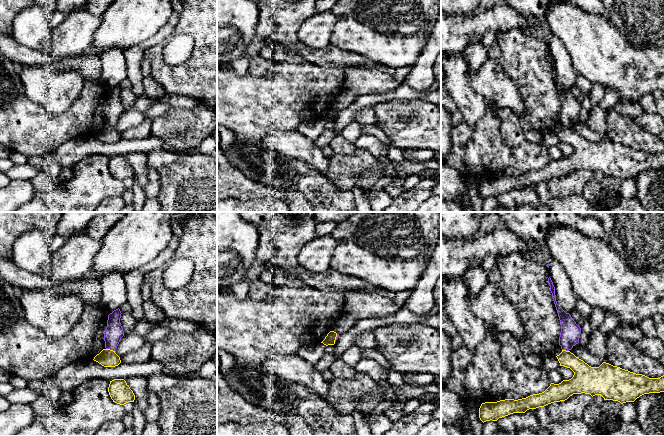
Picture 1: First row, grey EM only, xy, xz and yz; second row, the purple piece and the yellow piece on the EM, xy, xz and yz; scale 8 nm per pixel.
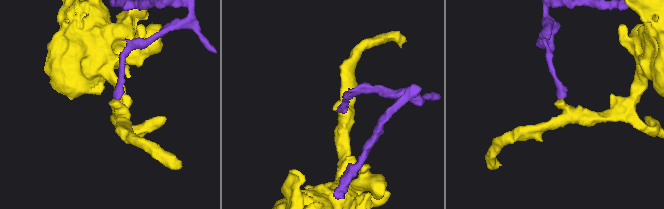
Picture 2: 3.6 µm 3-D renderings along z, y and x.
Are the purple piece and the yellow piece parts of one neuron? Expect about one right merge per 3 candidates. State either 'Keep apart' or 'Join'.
Keep apart

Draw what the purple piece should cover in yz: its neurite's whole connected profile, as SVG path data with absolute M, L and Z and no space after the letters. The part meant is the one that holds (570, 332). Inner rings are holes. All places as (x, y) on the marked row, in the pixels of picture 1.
M548 278L548 284L552 293L552 298L559 316L561 332L559 337L559 345L562 350L569 351L579 343L581 328L576 324L569 313L566 313L556 301L555 287L551 278Z

